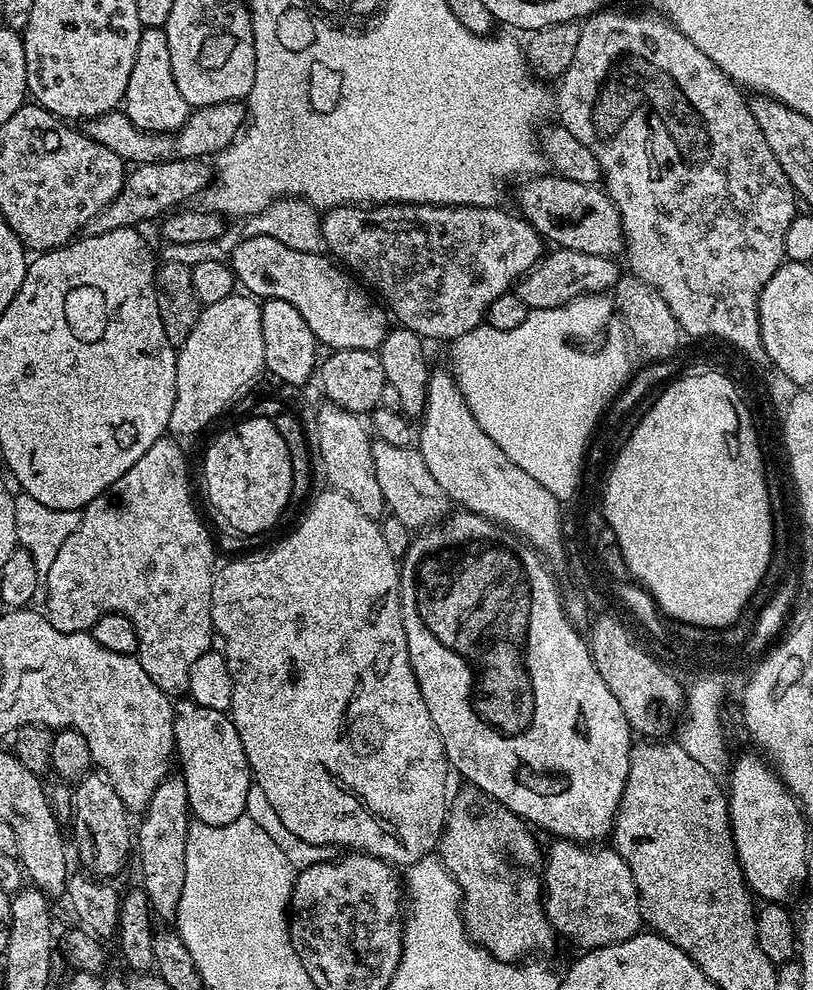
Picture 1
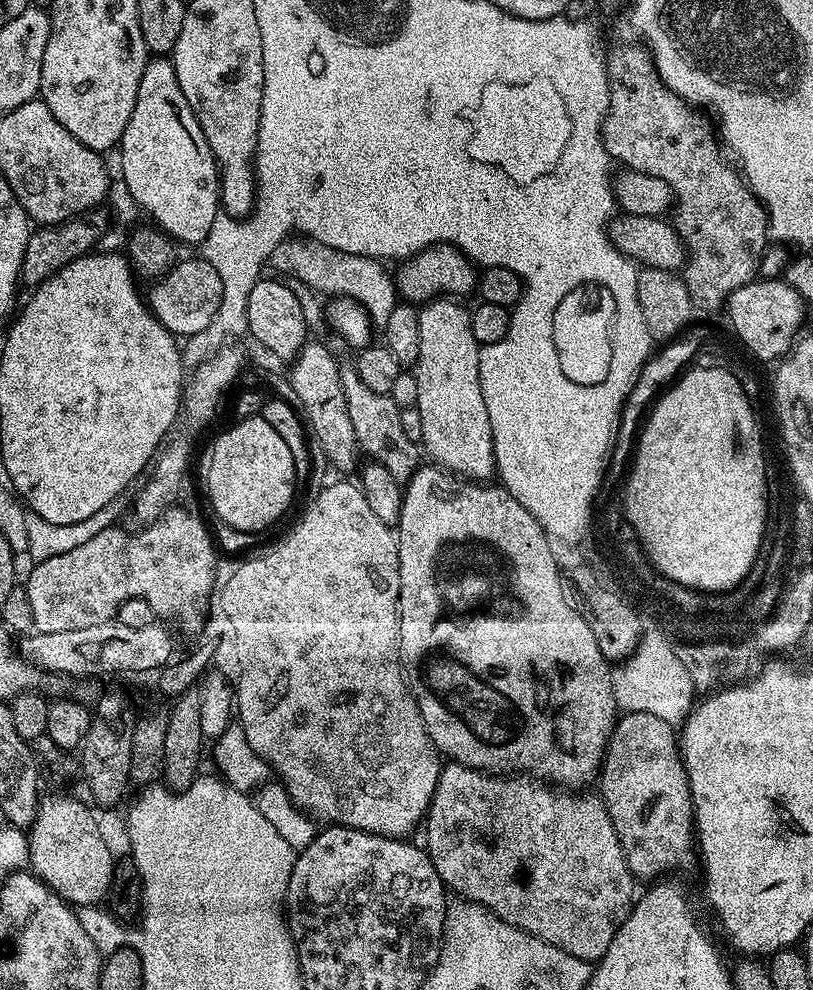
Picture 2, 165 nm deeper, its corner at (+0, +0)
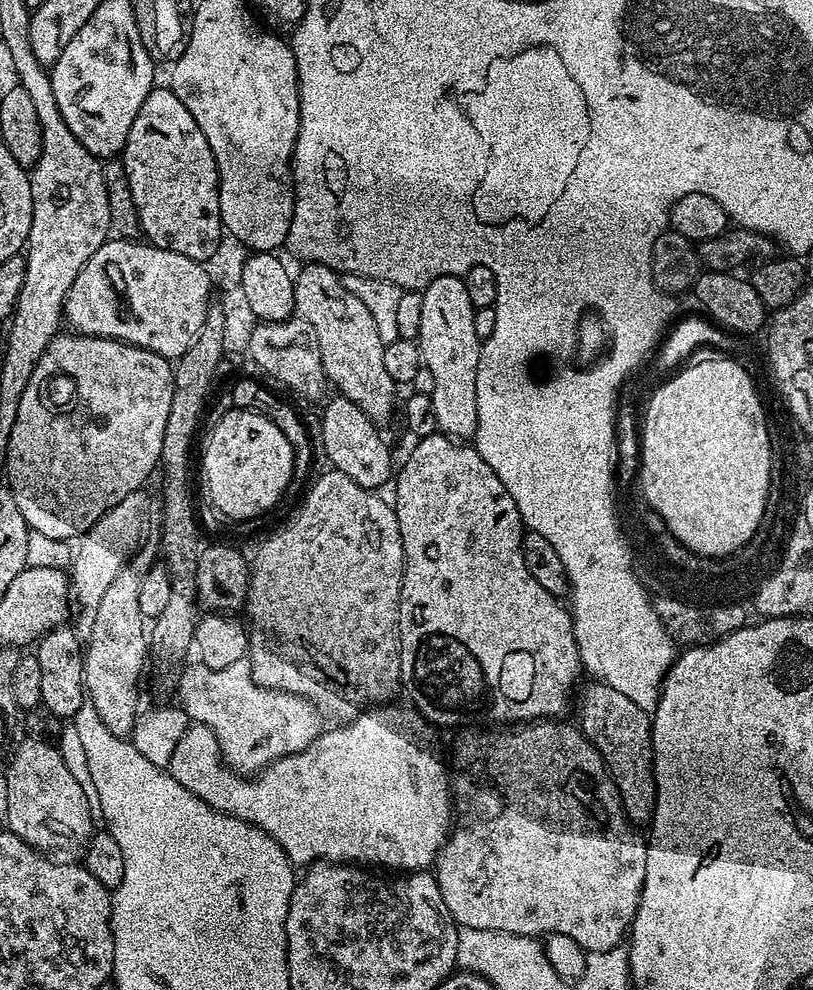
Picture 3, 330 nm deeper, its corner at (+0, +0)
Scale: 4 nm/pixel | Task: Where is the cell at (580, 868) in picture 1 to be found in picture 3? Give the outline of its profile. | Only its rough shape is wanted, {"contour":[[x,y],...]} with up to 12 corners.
{"contour":[[575,723],[464,730],[460,928],[621,947],[645,837]]}

